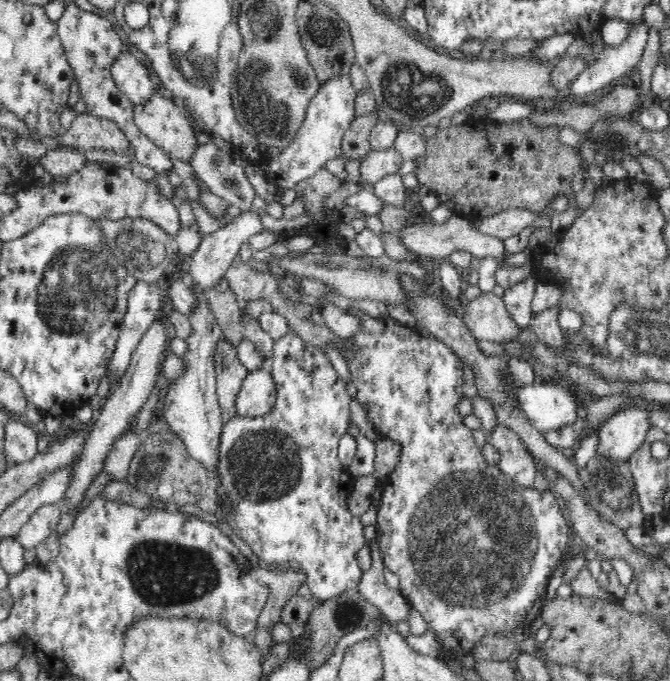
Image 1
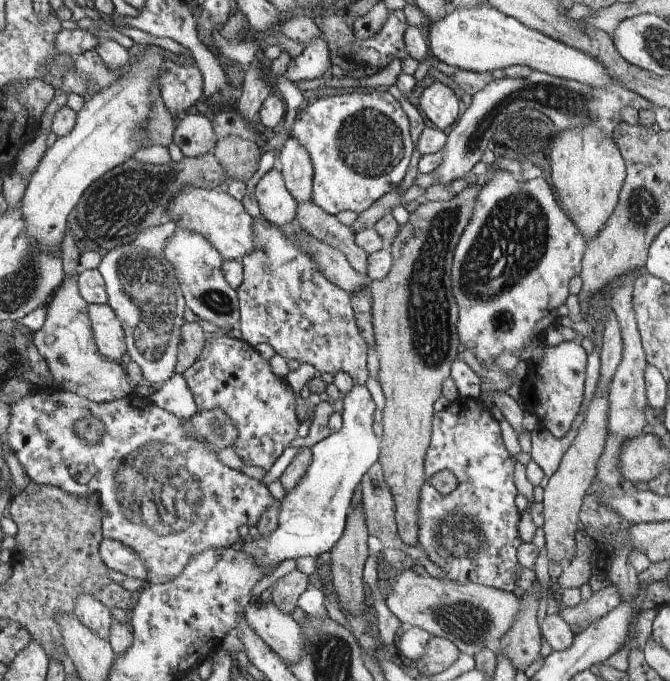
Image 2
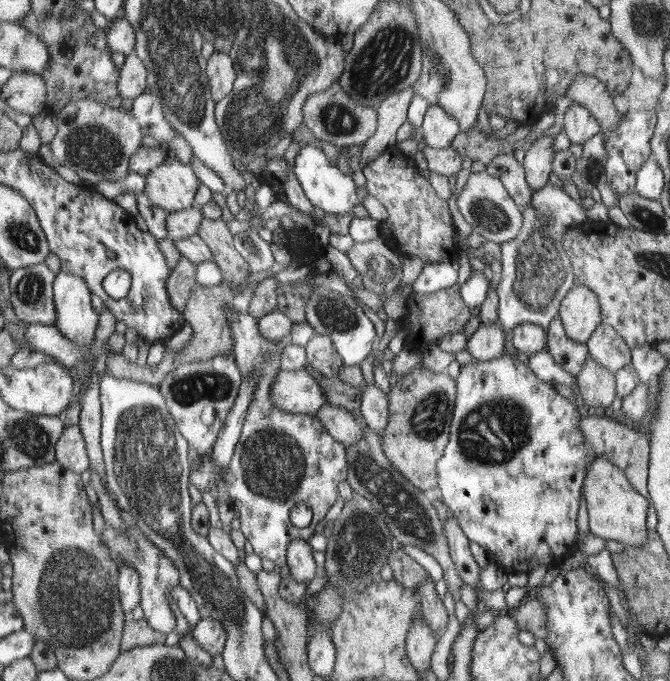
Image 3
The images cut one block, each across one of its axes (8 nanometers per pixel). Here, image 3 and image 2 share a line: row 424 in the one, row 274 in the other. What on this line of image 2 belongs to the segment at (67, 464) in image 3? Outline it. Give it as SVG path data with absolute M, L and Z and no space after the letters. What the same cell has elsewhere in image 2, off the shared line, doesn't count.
M74 274L63 279L63 285L46 308L44 326L33 334L34 344L50 369L53 389L66 397L78 394L98 404L121 400L132 394L128 376L118 361L106 358L98 350L88 314L90 304L80 294L78 276Z

